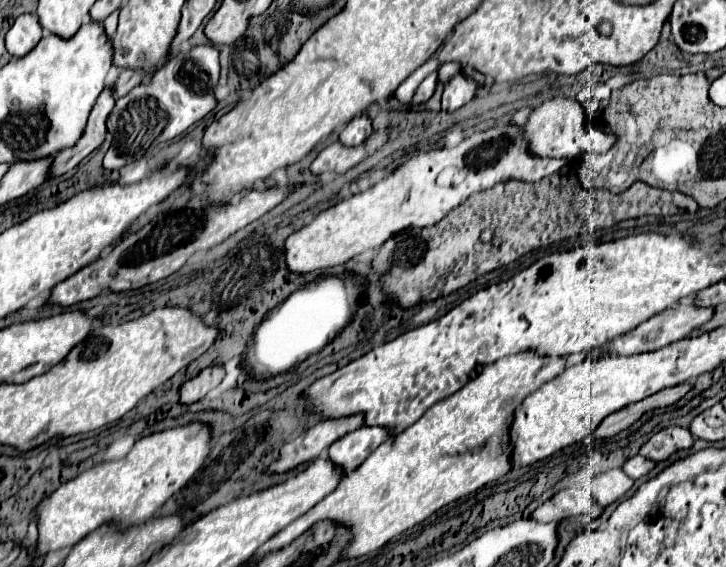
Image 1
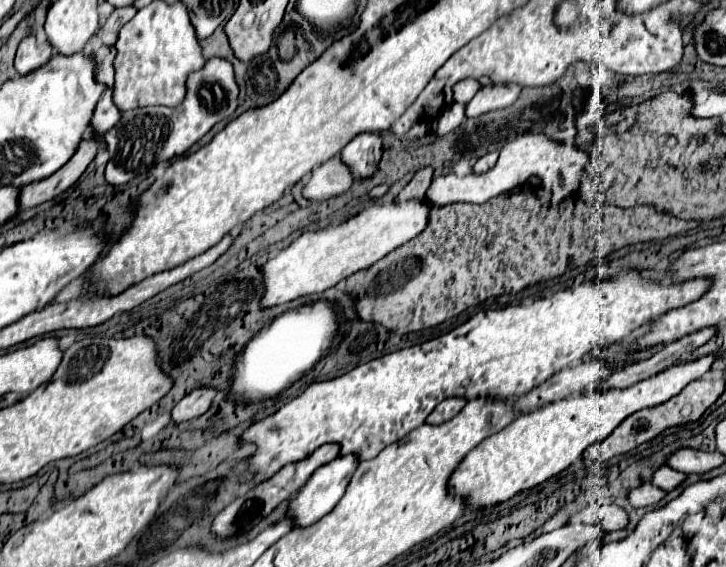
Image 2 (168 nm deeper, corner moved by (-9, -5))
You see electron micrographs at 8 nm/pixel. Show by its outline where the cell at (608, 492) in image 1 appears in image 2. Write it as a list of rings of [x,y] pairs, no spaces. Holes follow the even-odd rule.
[[[643,483],[639,487],[633,487],[629,493],[627,493],[627,499],[633,507],[647,507],[647,505],[655,505],[659,503],[661,499],[665,497],[665,491],[657,489],[655,485],[651,483]]]

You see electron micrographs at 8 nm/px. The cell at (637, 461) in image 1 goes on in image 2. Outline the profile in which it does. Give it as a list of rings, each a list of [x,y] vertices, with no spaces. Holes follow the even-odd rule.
[[[661,465],[661,467],[653,473],[651,483],[653,483],[655,487],[663,489],[663,491],[671,491],[671,489],[675,489],[683,479],[685,479],[685,473],[679,473],[679,471],[671,469],[669,465]]]

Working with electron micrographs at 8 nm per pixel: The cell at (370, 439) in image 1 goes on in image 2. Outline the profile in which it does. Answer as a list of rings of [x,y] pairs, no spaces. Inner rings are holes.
[[[355,453],[333,459],[331,463],[319,467],[305,487],[289,505],[289,515],[295,515],[299,527],[311,525],[323,515],[327,515],[337,501],[343,497],[359,461]]]

